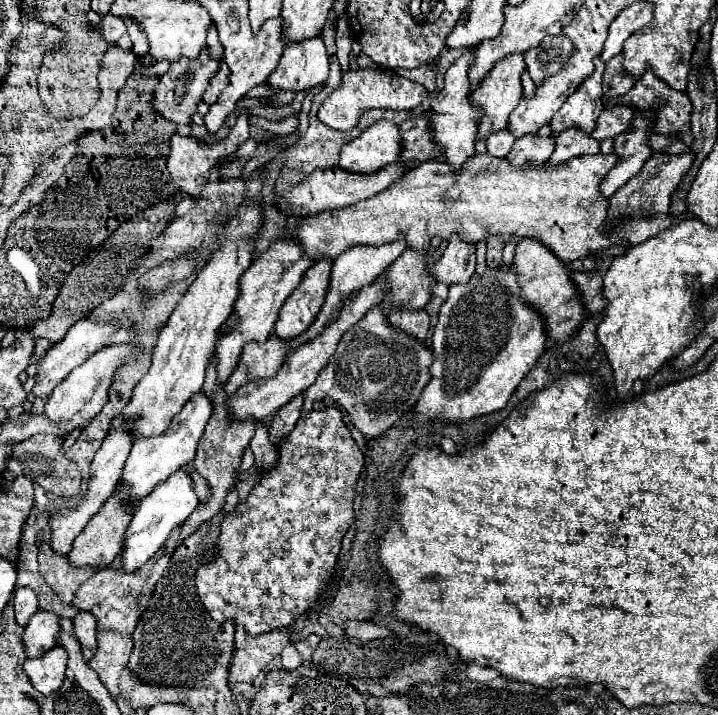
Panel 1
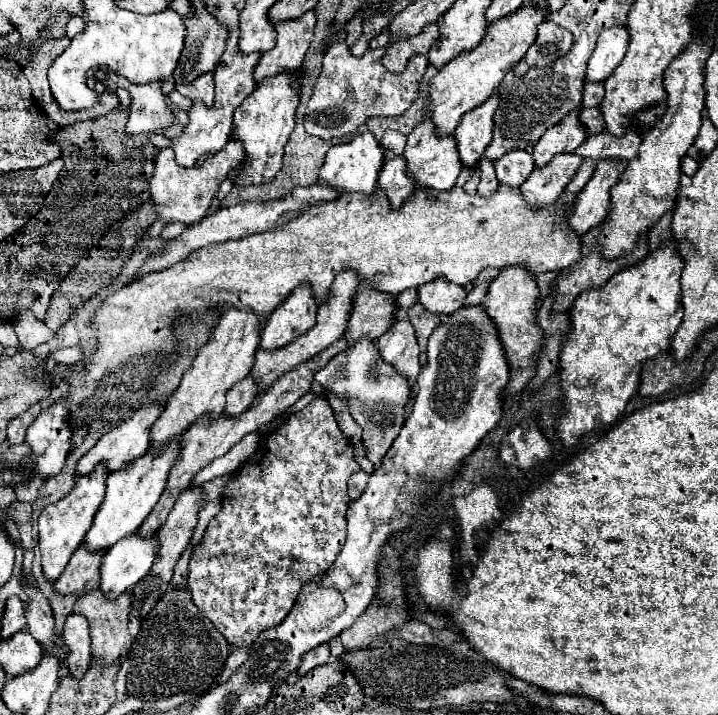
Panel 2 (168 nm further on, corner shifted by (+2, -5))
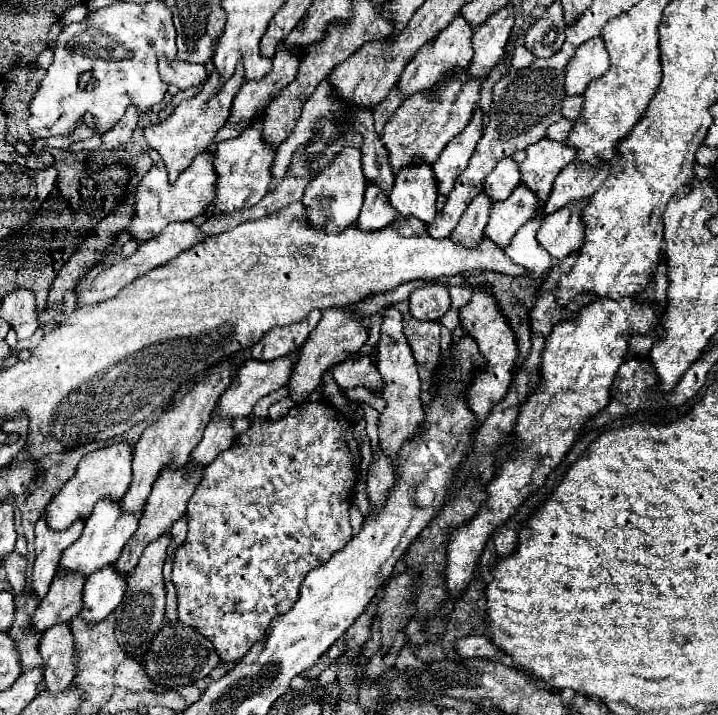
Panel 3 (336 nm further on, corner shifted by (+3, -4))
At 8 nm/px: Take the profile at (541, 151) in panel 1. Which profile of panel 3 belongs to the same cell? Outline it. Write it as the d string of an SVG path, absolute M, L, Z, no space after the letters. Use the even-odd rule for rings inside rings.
M503 158L495 170L485 178L483 190L497 202L511 196L513 188L521 182L519 164L513 158Z

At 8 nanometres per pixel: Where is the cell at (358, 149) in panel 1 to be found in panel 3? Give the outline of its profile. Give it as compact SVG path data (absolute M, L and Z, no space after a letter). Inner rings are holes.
M343 148L329 166L325 166L321 172L317 172L311 182L305 188L303 204L309 210L309 220L315 222L315 226L321 226L329 232L343 230L345 226L353 224L361 212L363 206L363 194L365 194L367 178L361 168L361 150L359 148Z

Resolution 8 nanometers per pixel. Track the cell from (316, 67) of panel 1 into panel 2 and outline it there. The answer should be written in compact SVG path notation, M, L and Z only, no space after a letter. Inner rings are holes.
M276 75L266 79L262 85L258 85L252 95L244 99L244 103L234 111L234 127L232 127L232 139L240 141L244 145L244 161L246 165L240 167L234 185L236 187L250 187L260 185L266 181L272 181L276 173L282 167L282 155L284 145L294 129L296 121L296 107L300 103L300 93L290 87L290 75Z

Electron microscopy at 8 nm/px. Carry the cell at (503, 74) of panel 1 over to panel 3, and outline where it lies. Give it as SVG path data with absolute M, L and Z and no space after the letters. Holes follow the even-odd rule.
M477 108L471 122L463 128L461 134L457 134L439 154L437 162L433 164L433 170L437 174L439 182L439 194L449 194L459 174L467 168L469 158L473 156L473 150L481 138L481 126L483 126L483 110Z

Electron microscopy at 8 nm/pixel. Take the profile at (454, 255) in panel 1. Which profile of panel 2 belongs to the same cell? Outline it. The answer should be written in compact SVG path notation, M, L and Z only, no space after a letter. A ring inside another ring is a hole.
M436 279L418 287L418 303L434 315L452 315L464 305L466 291L460 285L448 283L446 279Z

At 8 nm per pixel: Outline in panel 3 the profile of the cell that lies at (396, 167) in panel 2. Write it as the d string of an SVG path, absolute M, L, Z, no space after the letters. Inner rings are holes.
M367 182L365 202L357 218L361 230L379 230L397 218L397 210L389 204L389 194L377 186L377 182Z

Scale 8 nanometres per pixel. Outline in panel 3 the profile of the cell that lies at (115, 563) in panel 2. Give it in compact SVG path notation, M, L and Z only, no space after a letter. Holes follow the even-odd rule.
M109 564L87 576L83 588L83 610L85 622L93 624L113 612L123 600L127 590L127 574L121 574L115 564Z

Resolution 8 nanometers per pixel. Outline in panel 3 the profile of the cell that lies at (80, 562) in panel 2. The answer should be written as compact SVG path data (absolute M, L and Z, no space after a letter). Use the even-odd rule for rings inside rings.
M61 572L53 578L47 596L33 614L33 628L45 632L47 628L69 622L83 606L85 576L79 572Z

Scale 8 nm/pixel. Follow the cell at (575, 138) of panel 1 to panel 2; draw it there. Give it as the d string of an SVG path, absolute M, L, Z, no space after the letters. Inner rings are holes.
M566 153L556 155L548 167L536 169L520 187L520 193L524 195L530 209L542 209L552 205L564 187L570 183L572 175L576 173L582 159L578 155Z

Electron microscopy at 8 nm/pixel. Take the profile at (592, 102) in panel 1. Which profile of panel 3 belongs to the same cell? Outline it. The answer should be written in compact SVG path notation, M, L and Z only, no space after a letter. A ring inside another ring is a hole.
M543 138L535 142L527 150L525 162L519 164L521 170L521 184L529 186L541 202L549 198L549 190L553 188L553 180L569 160L577 156L575 148L569 148L565 142Z

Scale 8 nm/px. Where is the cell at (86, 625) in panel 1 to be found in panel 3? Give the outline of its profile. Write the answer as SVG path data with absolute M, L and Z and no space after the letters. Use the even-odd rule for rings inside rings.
M57 624L49 630L43 632L39 652L43 658L43 668L45 668L45 682L47 688L53 692L61 692L73 684L73 674L77 674L77 650L73 642L73 634L69 624Z

